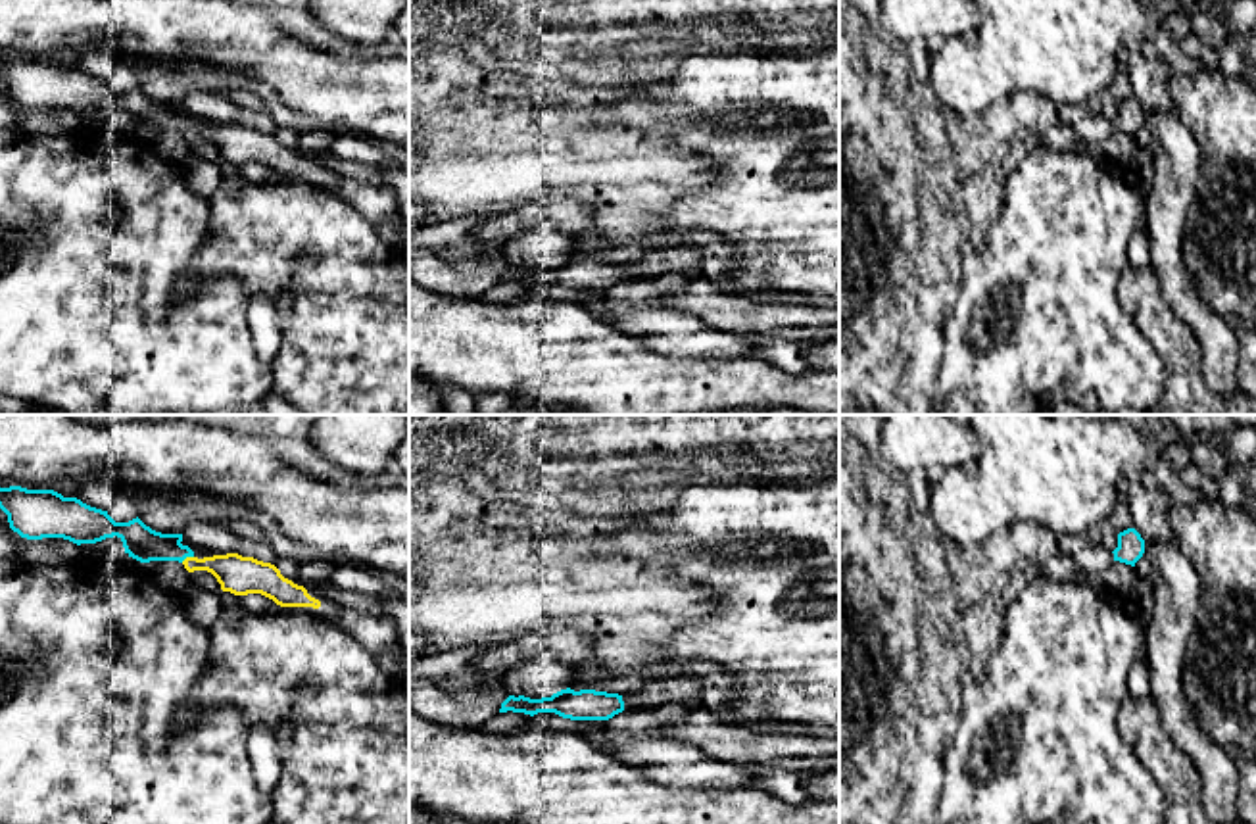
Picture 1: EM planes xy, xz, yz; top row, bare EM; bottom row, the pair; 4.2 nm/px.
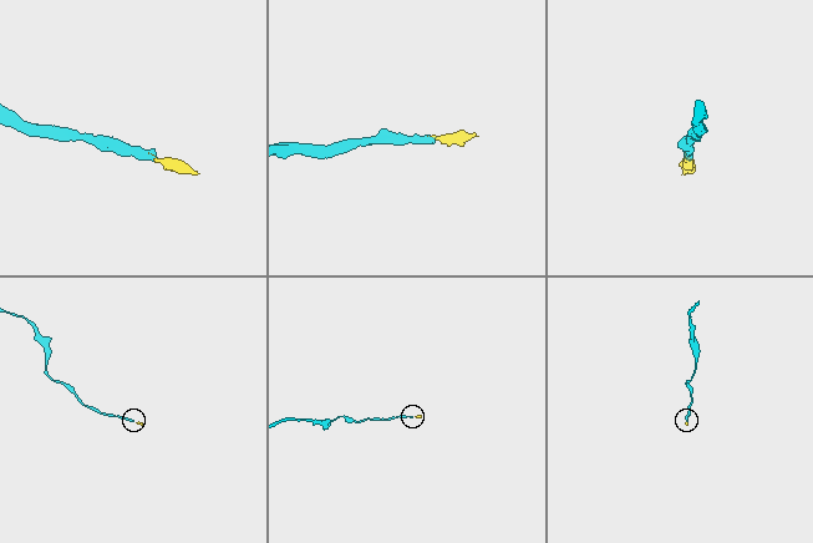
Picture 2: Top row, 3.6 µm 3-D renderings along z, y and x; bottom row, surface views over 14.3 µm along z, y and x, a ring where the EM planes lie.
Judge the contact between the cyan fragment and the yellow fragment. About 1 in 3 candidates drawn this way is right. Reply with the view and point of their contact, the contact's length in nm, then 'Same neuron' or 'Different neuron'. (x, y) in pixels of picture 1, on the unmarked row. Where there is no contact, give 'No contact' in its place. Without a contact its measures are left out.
Touches cyan at xy (187, 125). Shared border 60 nm. Same neuron

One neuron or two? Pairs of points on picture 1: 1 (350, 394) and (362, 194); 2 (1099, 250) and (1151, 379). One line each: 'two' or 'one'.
1: two
2: one

